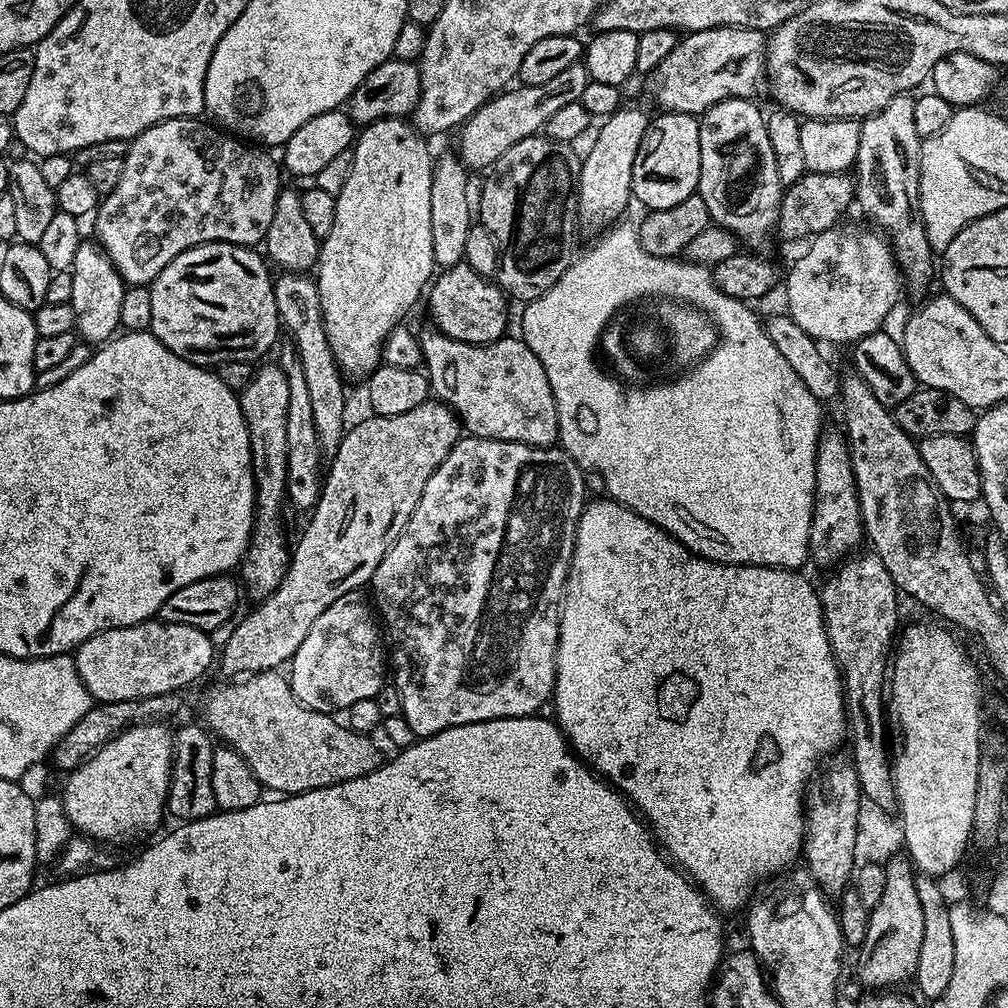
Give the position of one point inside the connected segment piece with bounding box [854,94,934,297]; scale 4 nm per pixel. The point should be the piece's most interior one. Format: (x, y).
(887, 171)

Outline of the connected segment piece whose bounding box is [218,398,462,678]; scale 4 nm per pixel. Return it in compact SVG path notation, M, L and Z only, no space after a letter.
M429 398L424 403L414 406L414 410L406 410L406 414L394 414L393 416L378 416L368 414L365 420L360 420L356 425L349 427L345 431L342 442L338 446L338 450L330 458L329 466L326 468L326 475L322 485L322 491L315 508L312 509L307 517L308 525L304 528L304 533L300 536L300 541L295 541L294 547L290 552L288 569L284 577L280 579L280 585L270 593L263 597L262 602L253 612L248 612L240 620L240 625L233 630L228 636L228 641L224 644L224 653L219 653L218 668L220 664L221 677L224 678L240 678L245 674L255 674L257 672L271 672L280 670L291 661L293 654L298 650L298 646L304 644L306 634L310 634L312 628L317 627L320 623L320 616L334 602L338 602L338 598L342 598L346 594L360 590L360 587L367 585L371 581L374 570L378 570L378 562L382 562L382 558L386 554L386 550L390 550L390 546L394 546L394 542L402 534L402 530L406 526L406 522L410 522L410 514L414 514L414 506L418 506L418 498L422 498L422 490L426 490L426 482L430 482L430 474L434 474L434 470L438 470L438 466L442 466L442 462L446 458L446 454L450 454L452 447L456 445L457 440L461 439L462 425L460 417L448 407L447 404L440 403L435 398Z

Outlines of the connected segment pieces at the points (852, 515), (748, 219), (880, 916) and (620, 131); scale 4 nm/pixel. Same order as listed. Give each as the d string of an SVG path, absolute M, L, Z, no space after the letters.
M825 431L816 447L816 493L810 526L810 558L814 564L822 566L835 565L855 553L860 540L862 544L865 539L848 441L839 431L836 432Z
M748 98L723 100L699 117L700 122L700 186L698 194L706 202L708 219L715 227L724 228L736 235L737 241L744 240L749 249L756 250L759 244L773 235L779 218L782 185L775 161L774 147L767 134L765 113Z
M897 854L884 864L886 887L882 902L868 913L866 938L859 945L860 965L856 972L868 990L892 990L913 979L922 945L922 907L918 902L915 880L917 873L911 860Z
M621 106L615 114L607 117L592 144L592 149L582 156L580 166L580 182L574 197L574 208L580 211L580 220L588 228L600 228L619 221L627 206L633 199L632 171L634 158L638 158L638 150L642 138L648 132L650 116L640 108Z

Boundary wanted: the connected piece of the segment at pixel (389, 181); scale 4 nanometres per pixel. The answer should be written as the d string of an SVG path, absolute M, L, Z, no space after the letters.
M397 118L395 120L379 120L373 124L363 125L362 131L357 135L354 141L354 147L351 149L354 154L354 170L350 170L350 178L346 186L336 197L336 209L334 210L334 226L330 229L330 234L321 243L320 259L318 267L314 272L314 279L318 286L318 294L322 302L322 318L326 326L326 338L330 342L330 350L334 354L336 363L340 365L341 373L345 377L361 376L367 378L381 367L382 349L384 340L389 332L401 327L404 315L415 306L421 303L434 273L437 271L437 265L434 258L433 243L431 241L430 230L430 192L431 192L431 174L434 163L434 153L428 149L429 141L421 133L417 132L415 127L407 119Z

